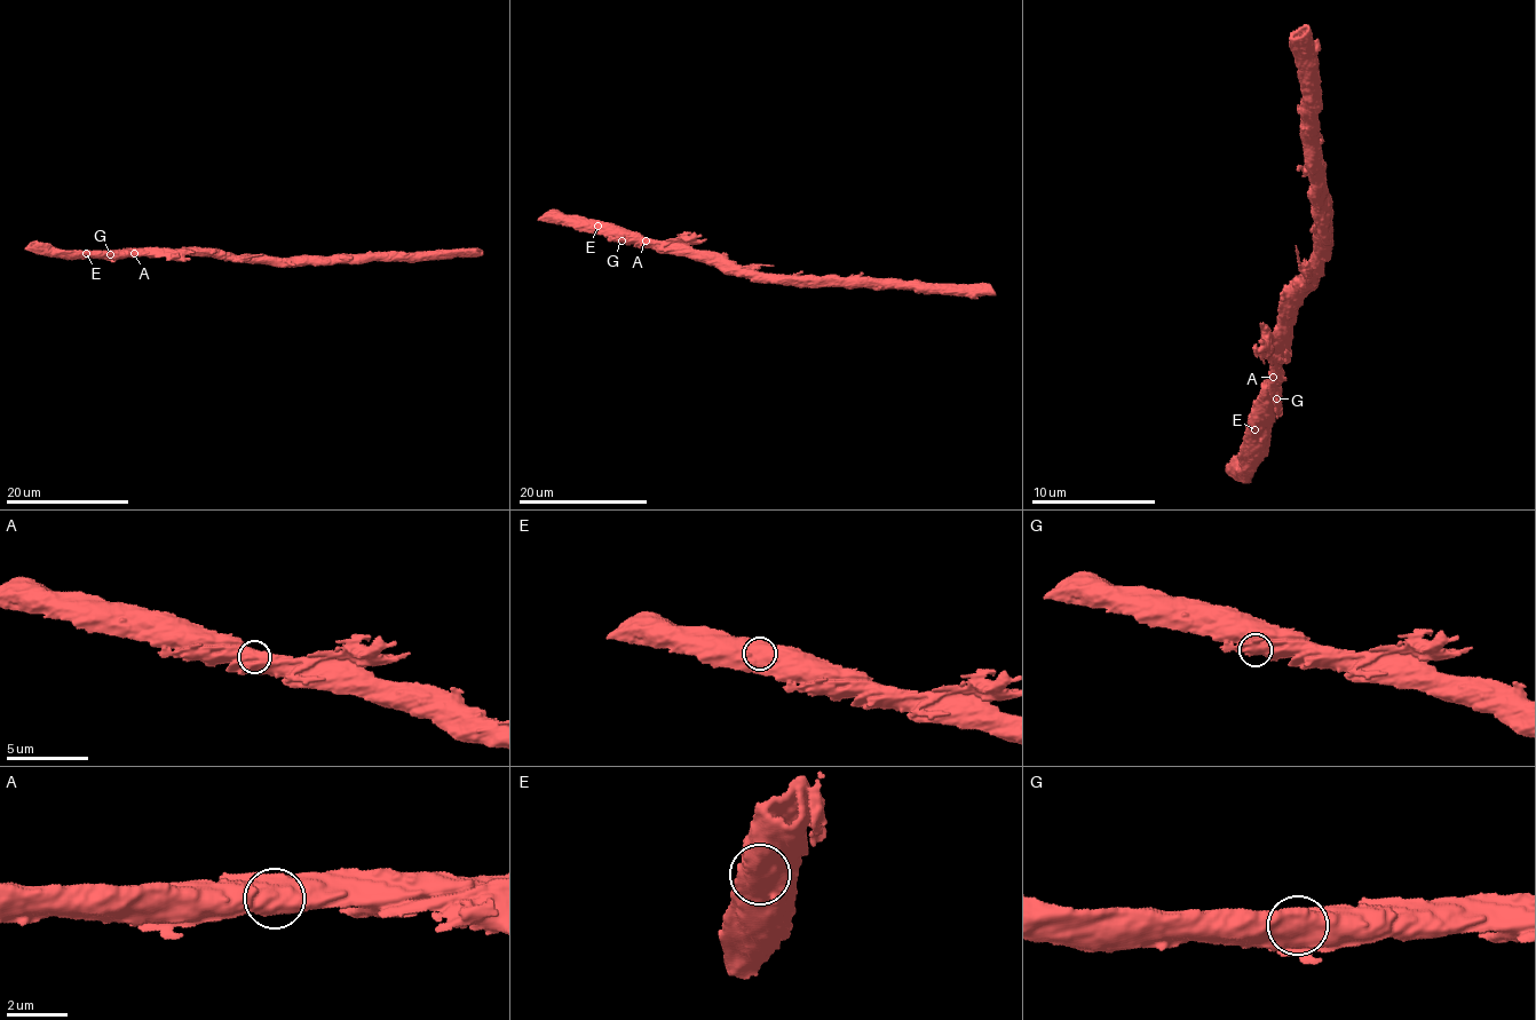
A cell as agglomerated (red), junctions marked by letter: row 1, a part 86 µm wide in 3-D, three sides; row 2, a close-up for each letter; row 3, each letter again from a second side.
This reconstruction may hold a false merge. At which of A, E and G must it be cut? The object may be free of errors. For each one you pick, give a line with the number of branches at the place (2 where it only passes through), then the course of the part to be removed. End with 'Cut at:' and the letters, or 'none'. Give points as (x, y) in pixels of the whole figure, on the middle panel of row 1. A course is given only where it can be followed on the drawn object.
Cut at: none

